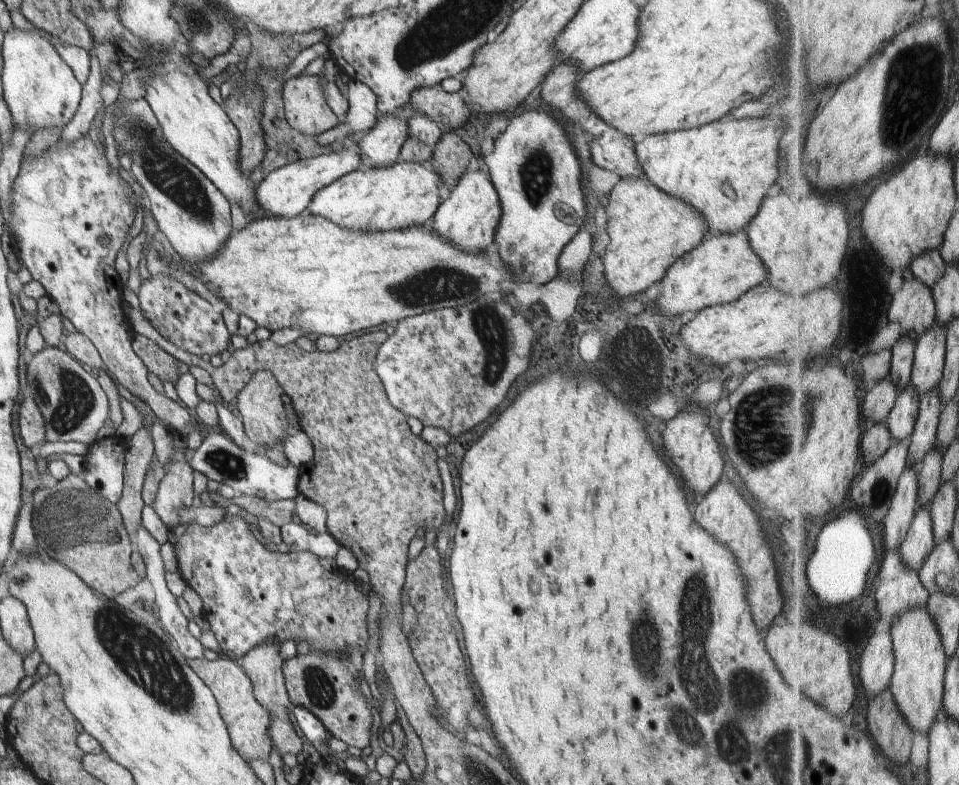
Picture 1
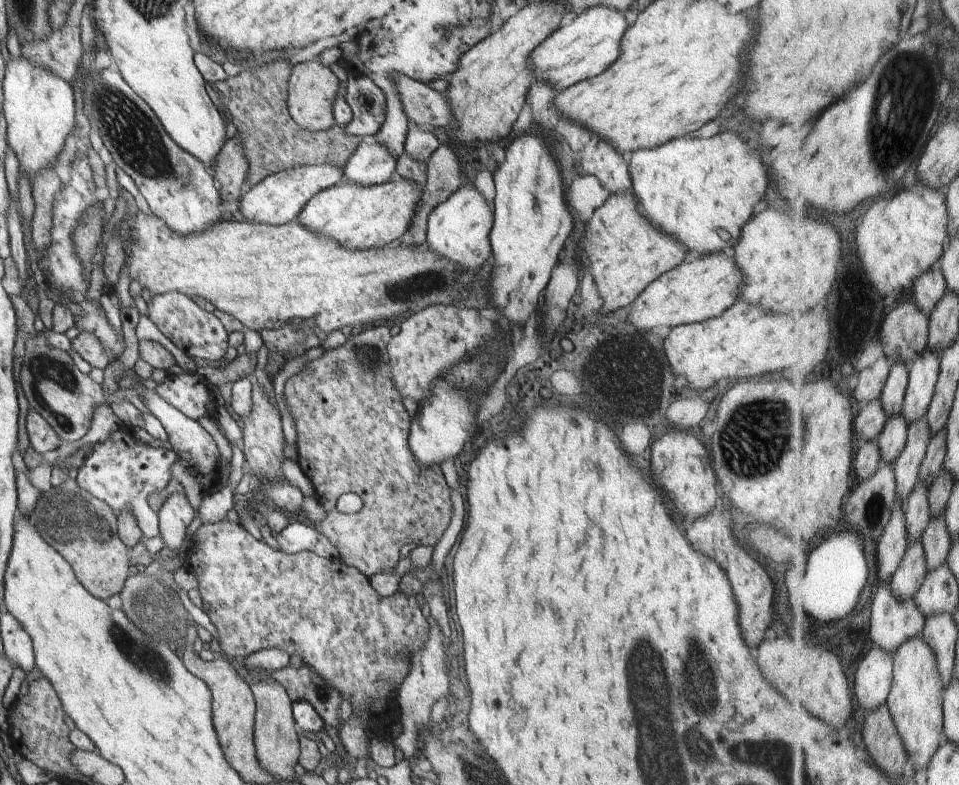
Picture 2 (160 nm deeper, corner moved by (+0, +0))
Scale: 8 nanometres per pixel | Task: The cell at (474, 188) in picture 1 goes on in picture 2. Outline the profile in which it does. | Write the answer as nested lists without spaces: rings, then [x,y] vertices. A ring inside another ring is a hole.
[[[461,185],[461,187],[452,193],[443,203],[434,207],[427,218],[427,235],[426,246],[435,255],[444,257],[449,261],[452,261],[455,265],[461,267],[465,273],[474,274],[481,268],[481,264],[487,258],[492,256],[491,244],[489,239],[489,232],[493,225],[493,209],[486,202],[483,194],[475,189],[474,185]]]

